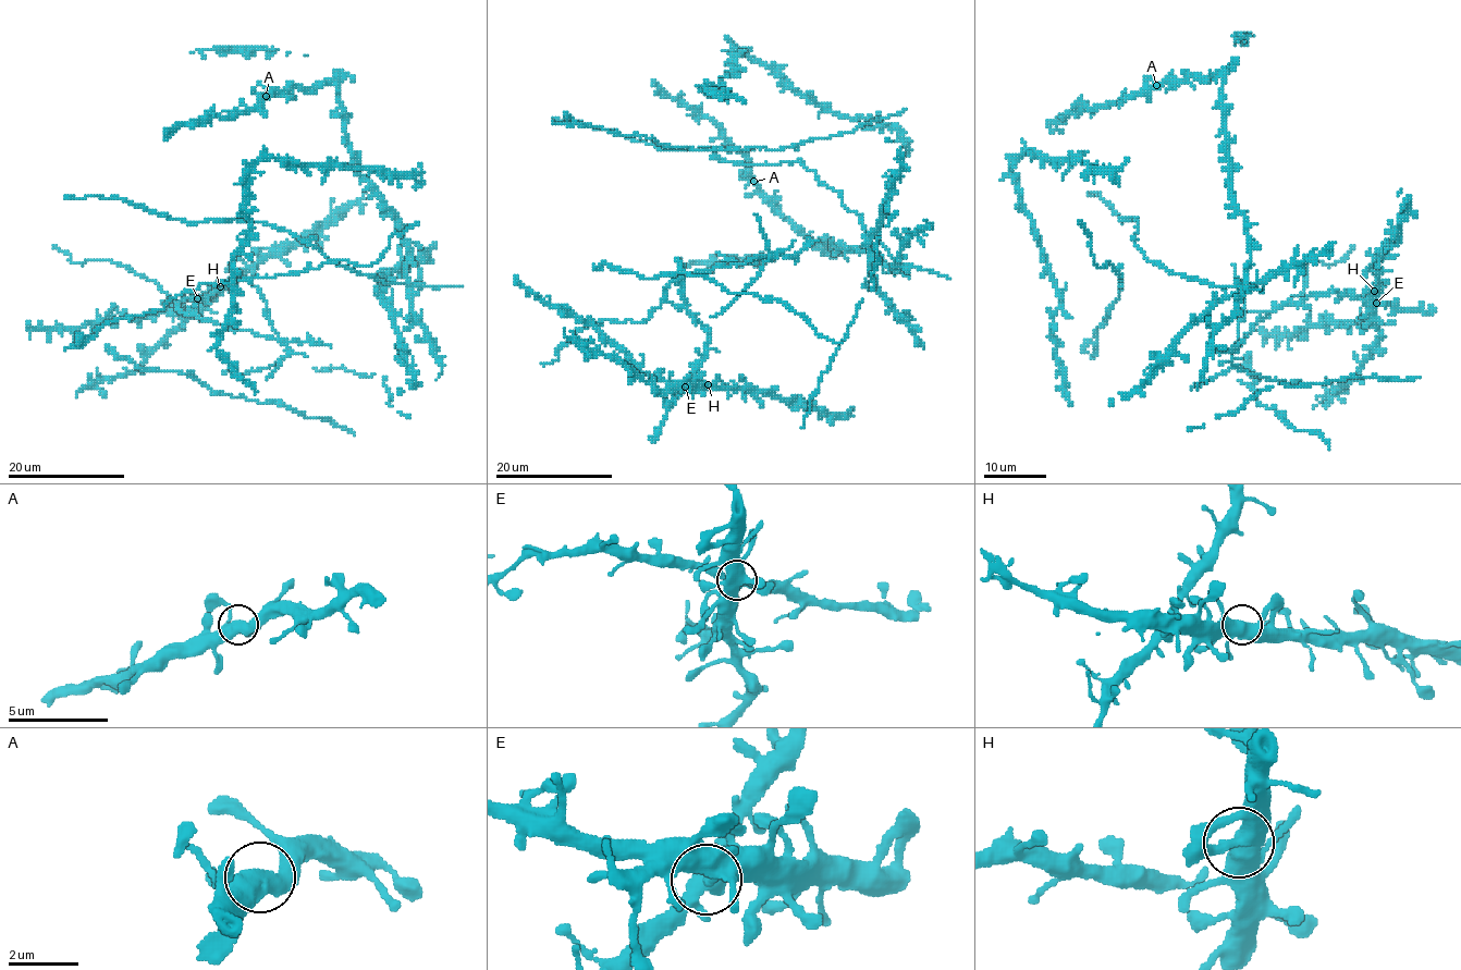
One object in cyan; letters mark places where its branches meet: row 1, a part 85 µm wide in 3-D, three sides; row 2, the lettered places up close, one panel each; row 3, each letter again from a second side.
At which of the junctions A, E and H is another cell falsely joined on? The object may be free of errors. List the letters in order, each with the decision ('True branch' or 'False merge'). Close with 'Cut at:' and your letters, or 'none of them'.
A: True branch
E: False merge
H: True branch
Cut at: E

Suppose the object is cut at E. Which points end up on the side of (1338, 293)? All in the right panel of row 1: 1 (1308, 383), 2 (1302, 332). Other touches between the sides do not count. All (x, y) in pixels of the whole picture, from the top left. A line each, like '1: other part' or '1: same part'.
1: other part
2: other part

